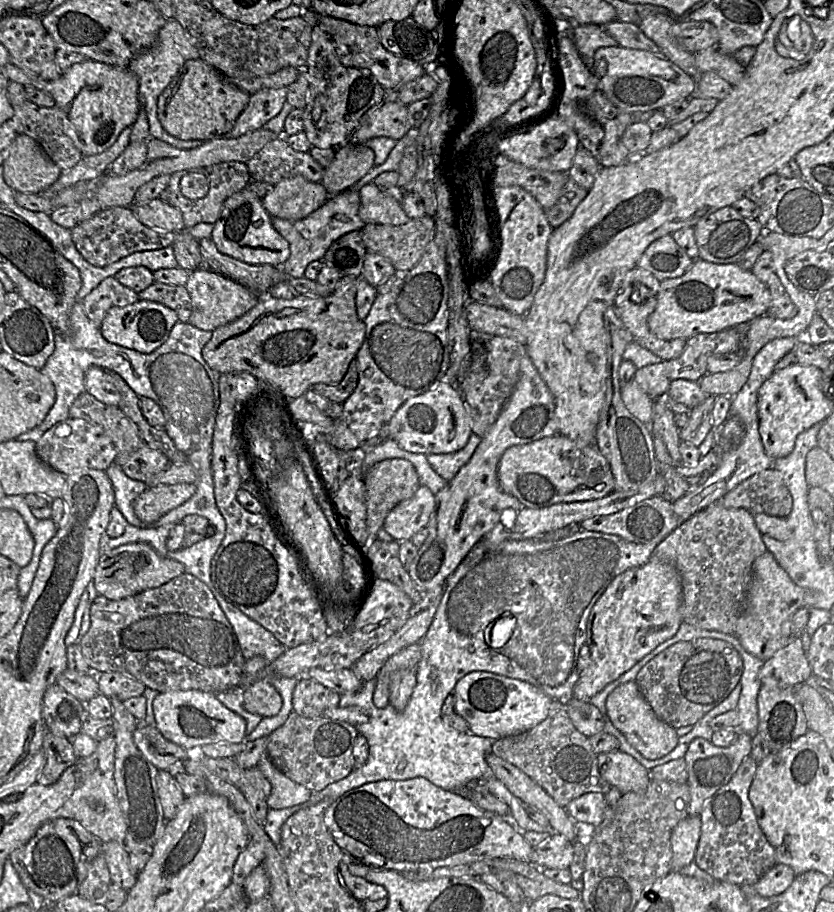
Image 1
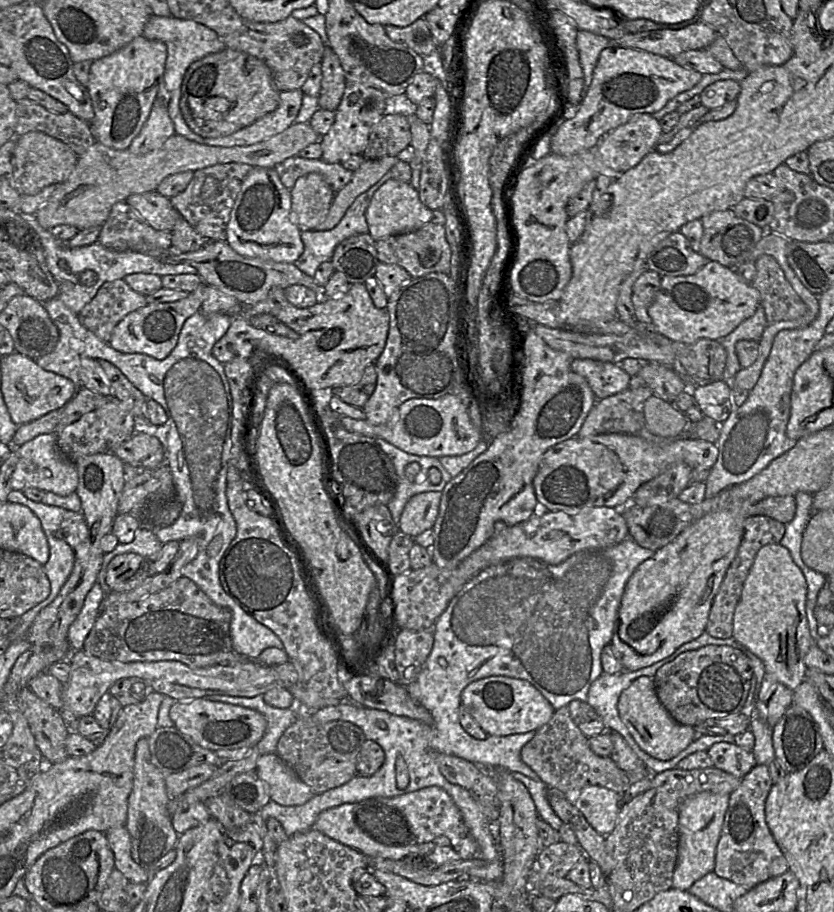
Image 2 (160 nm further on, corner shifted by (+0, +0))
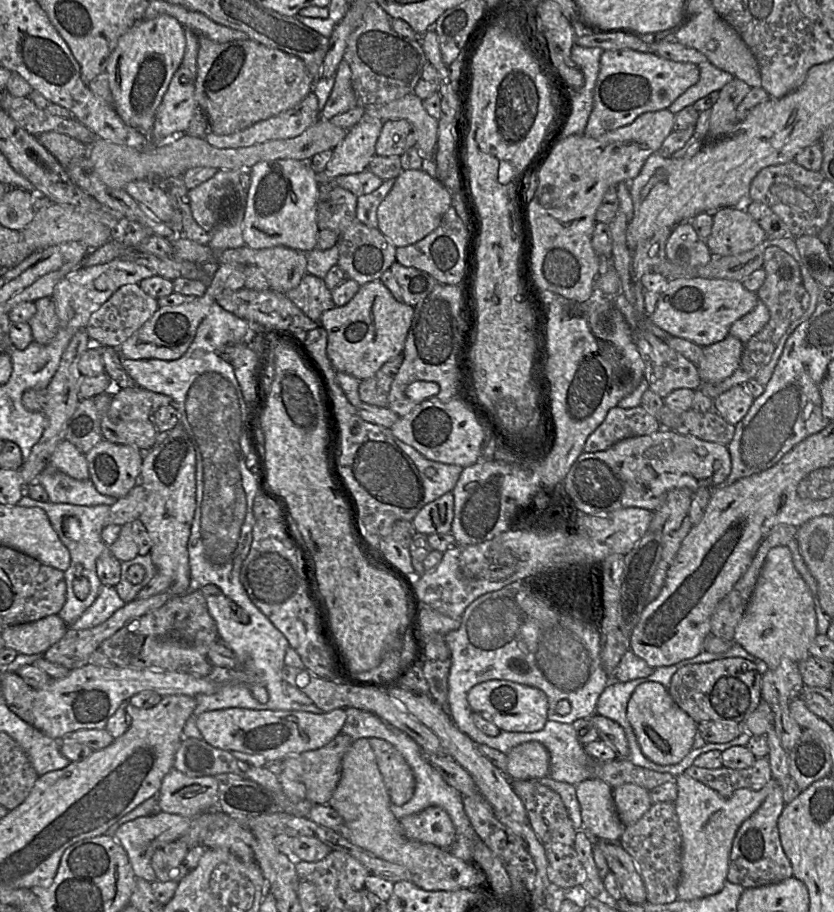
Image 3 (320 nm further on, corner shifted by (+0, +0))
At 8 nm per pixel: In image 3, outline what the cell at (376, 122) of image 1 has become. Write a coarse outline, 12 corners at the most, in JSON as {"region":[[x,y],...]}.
{"region":[[406,120],[382,124],[375,145],[380,157],[416,147],[416,129]]}

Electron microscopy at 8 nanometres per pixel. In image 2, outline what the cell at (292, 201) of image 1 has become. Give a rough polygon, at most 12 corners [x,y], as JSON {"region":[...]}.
{"region":[[310,173],[290,190],[291,220],[313,231],[328,214],[334,191]]}

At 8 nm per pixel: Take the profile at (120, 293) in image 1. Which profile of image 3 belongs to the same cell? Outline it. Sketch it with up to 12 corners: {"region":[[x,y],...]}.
{"region":[[139,283],[121,286],[90,316],[93,344],[119,348],[154,315]]}

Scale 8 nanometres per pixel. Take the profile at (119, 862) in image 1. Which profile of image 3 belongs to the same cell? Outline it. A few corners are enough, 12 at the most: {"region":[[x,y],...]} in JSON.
{"region":[[160,811],[127,821],[113,837],[135,876],[157,879],[161,844],[178,840],[192,819]]}

